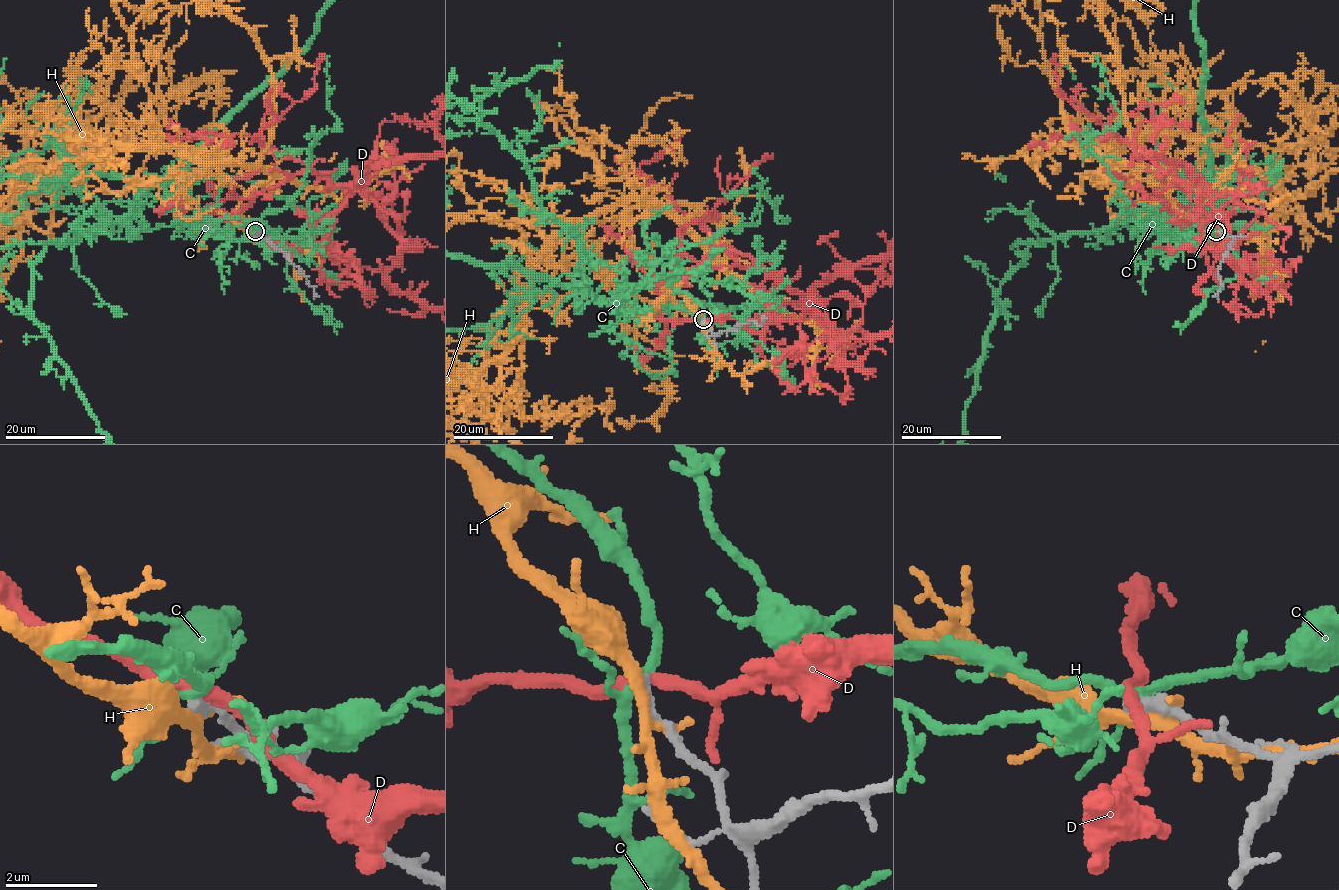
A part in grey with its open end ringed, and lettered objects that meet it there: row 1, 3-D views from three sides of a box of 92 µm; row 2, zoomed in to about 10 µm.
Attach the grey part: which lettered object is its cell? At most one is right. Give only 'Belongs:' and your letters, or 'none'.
Belongs: none

